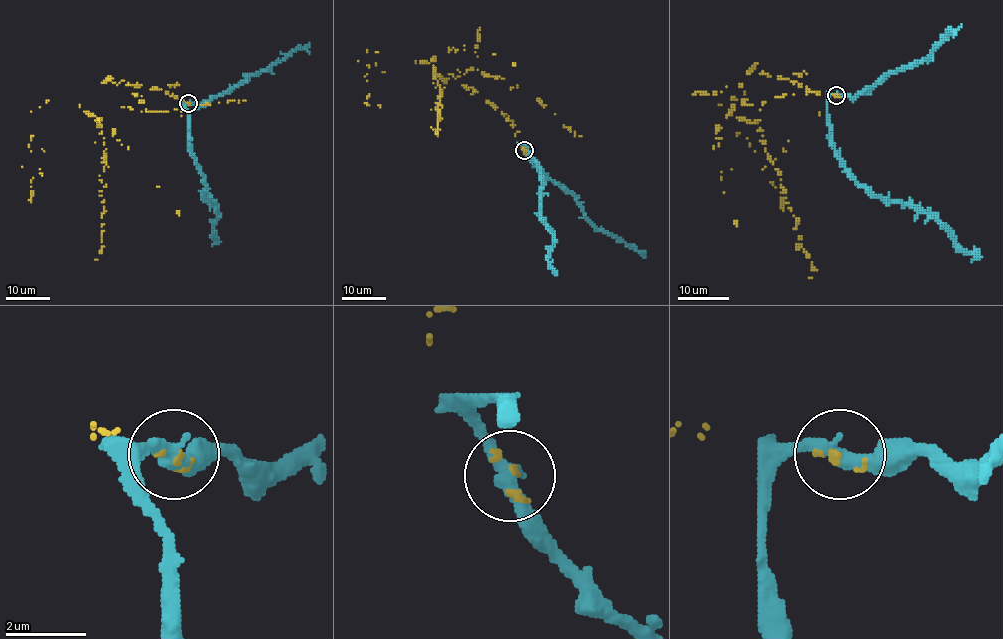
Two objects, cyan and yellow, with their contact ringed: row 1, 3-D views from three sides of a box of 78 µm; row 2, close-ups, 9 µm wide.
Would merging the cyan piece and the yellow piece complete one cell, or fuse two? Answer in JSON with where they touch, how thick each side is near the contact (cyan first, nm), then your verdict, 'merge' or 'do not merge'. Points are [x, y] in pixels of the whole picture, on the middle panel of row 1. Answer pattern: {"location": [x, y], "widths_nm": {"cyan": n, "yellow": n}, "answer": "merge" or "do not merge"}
{"location": [524, 150], "widths_nm": {"cyan": 360, "yellow": 100}, "answer": "merge"}

